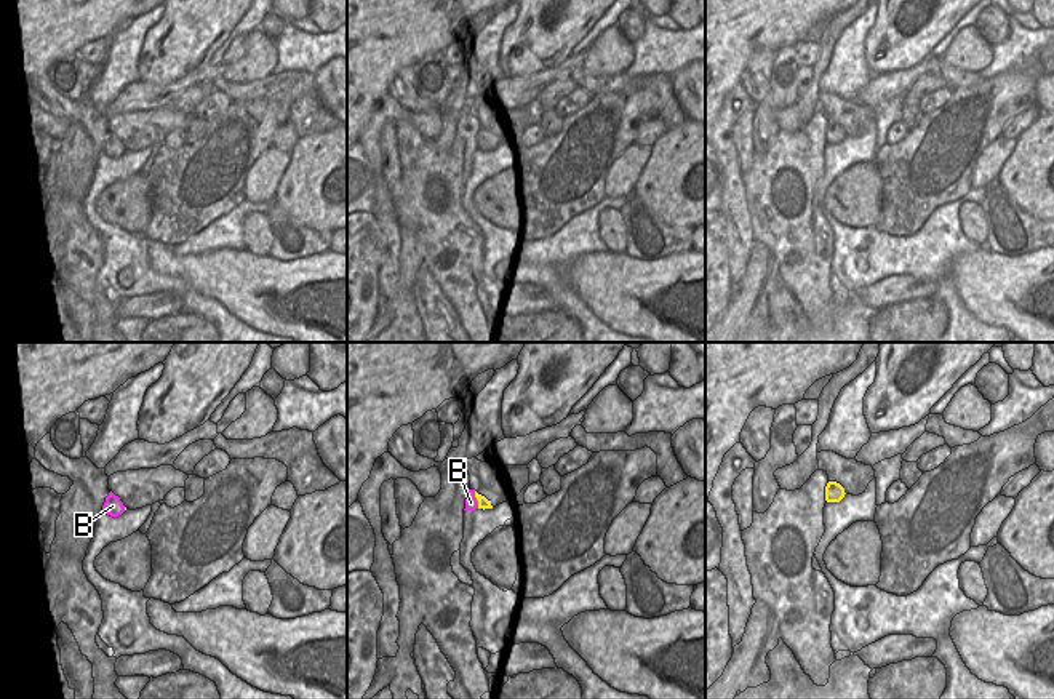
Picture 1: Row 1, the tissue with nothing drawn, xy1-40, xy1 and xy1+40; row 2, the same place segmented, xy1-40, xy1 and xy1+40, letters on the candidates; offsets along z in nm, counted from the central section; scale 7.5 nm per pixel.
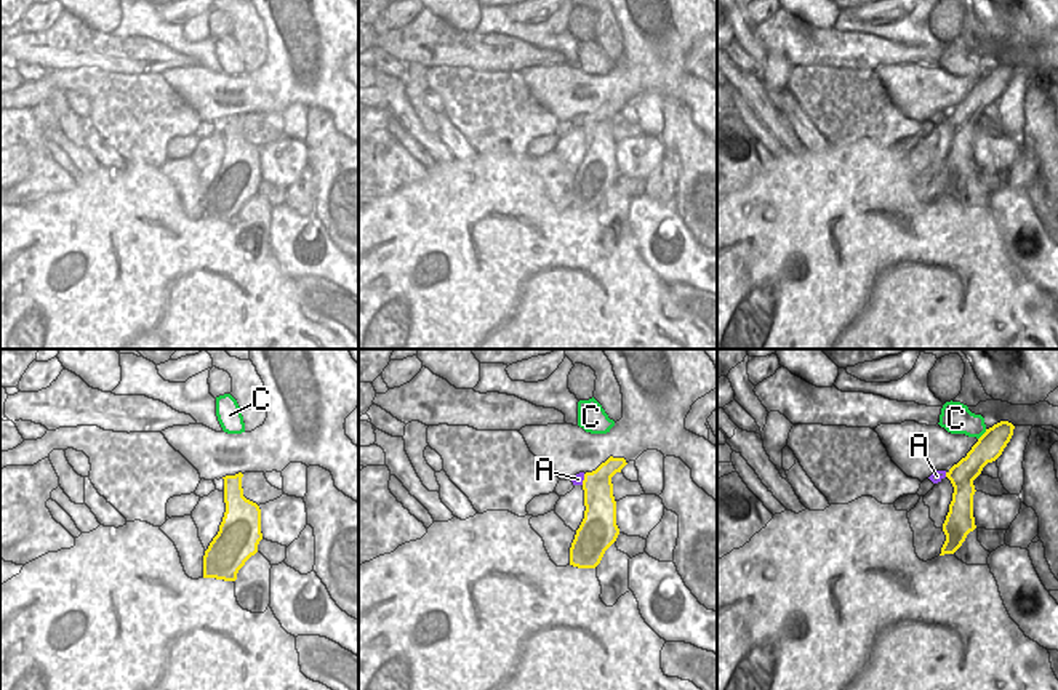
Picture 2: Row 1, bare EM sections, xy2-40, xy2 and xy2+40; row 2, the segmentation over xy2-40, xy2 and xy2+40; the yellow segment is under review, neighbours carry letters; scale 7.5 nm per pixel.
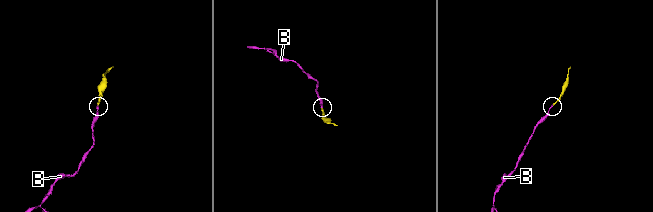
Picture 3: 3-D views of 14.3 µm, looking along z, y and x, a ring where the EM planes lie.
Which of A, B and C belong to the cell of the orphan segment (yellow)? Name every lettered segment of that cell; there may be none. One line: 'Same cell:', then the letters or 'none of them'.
Same cell: B.

